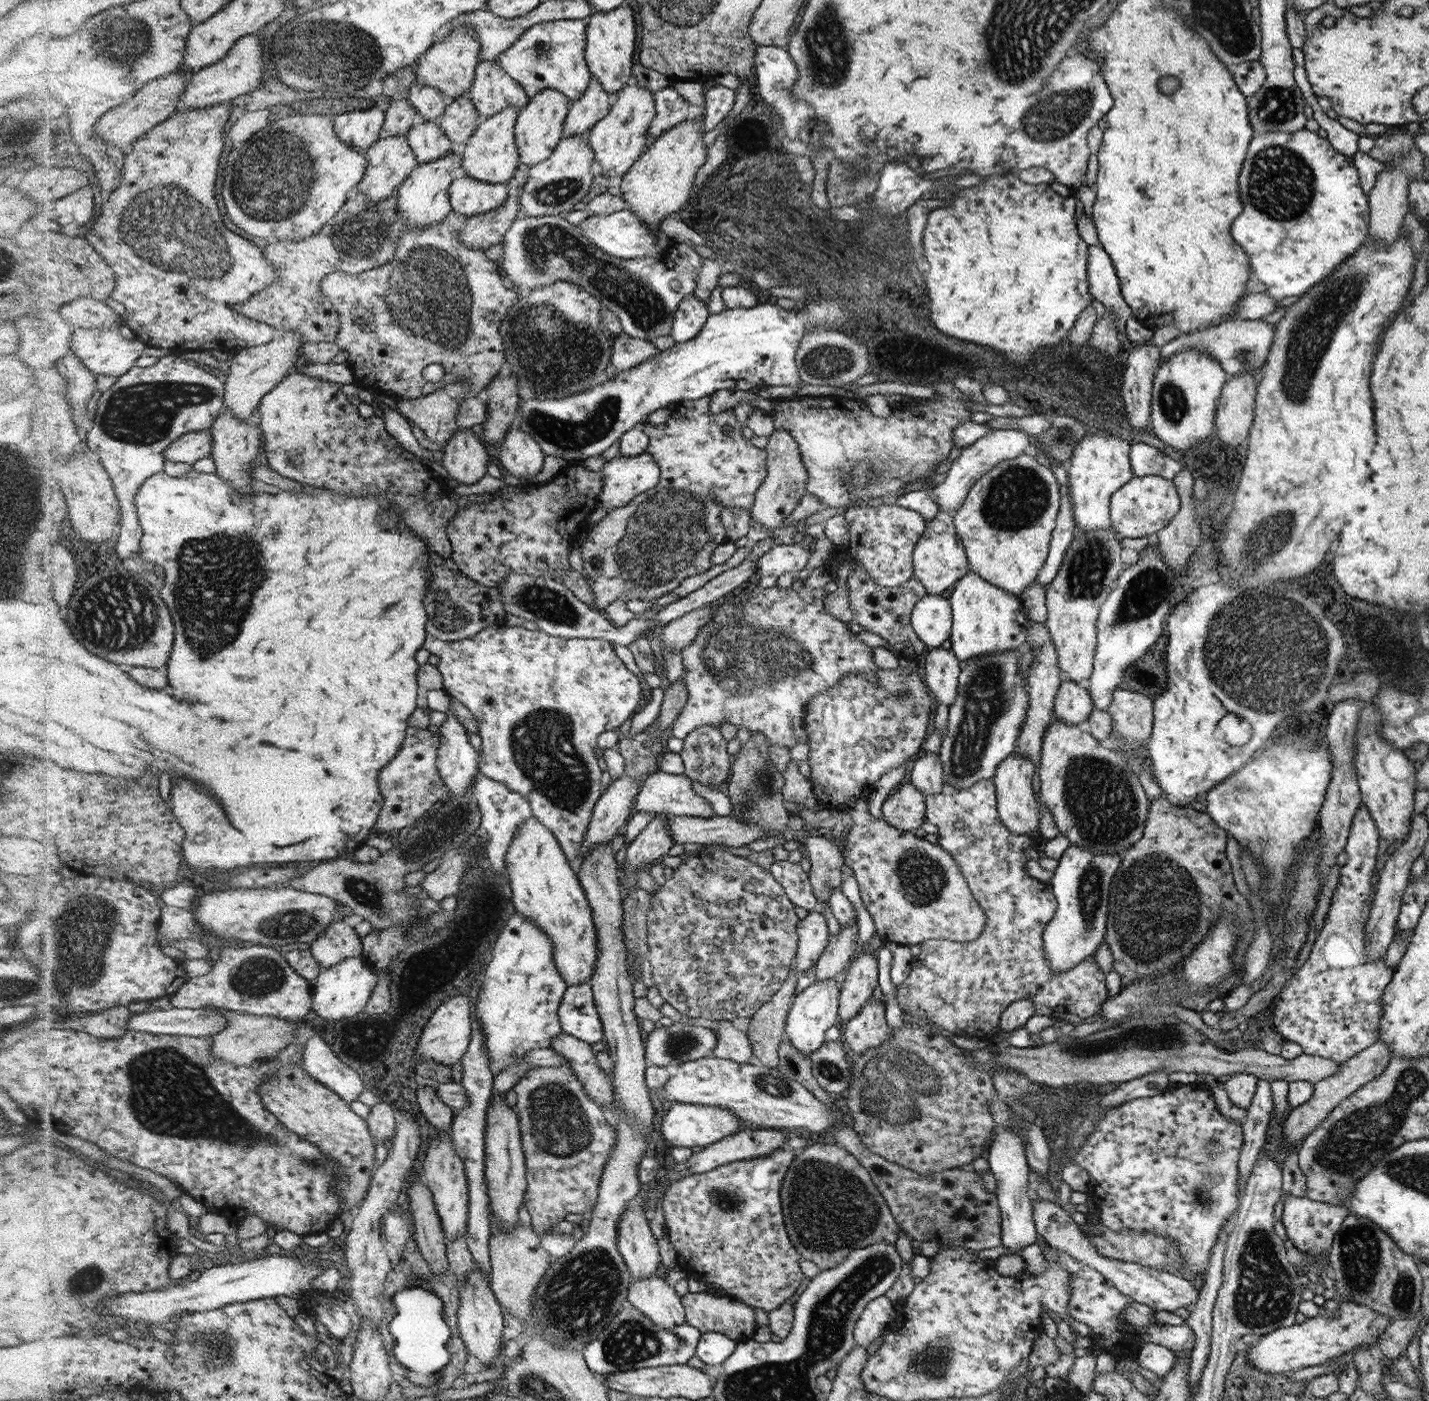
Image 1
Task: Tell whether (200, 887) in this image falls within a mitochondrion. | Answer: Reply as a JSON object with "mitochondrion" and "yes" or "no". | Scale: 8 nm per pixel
{"mitochondrion":"no"}

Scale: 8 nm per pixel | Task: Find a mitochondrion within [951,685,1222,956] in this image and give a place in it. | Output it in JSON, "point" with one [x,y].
{"point":[1099,797]}

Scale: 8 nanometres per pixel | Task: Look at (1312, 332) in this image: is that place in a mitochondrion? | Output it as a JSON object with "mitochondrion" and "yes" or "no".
{"mitochondrion":"yes"}

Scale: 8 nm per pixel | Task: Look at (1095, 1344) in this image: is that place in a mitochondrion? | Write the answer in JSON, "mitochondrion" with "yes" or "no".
{"mitochondrion":"no"}

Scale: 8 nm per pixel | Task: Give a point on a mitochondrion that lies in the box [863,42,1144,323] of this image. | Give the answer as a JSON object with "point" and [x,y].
{"point":[1052,116]}

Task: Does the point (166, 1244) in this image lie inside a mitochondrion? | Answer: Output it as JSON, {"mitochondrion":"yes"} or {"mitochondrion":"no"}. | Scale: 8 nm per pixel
{"mitochondrion":"no"}

